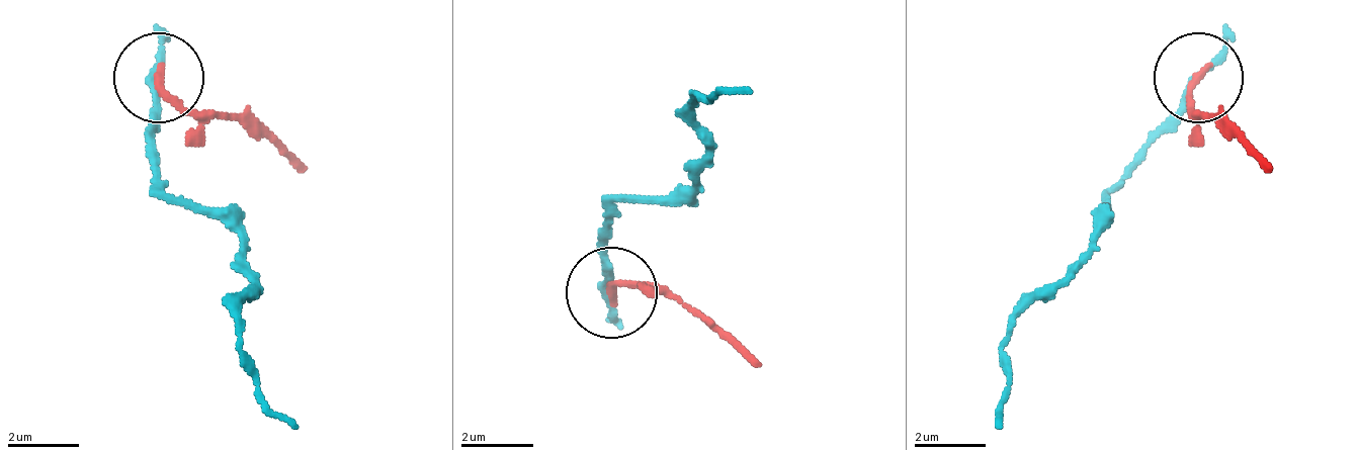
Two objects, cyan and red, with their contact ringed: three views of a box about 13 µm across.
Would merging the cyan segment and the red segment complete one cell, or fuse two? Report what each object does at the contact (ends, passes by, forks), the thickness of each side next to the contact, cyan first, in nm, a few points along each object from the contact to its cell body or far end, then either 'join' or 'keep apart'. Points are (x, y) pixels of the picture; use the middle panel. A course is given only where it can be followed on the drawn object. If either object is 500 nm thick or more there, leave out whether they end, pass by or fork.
cyan passes by; red ends; calibres 180 and 220 nm; course cyan (604, 290), (604, 217), (695, 181), (695, 99), (750, 90); course red (613, 290), (631, 281), (668, 290), (759, 363); keep apart

